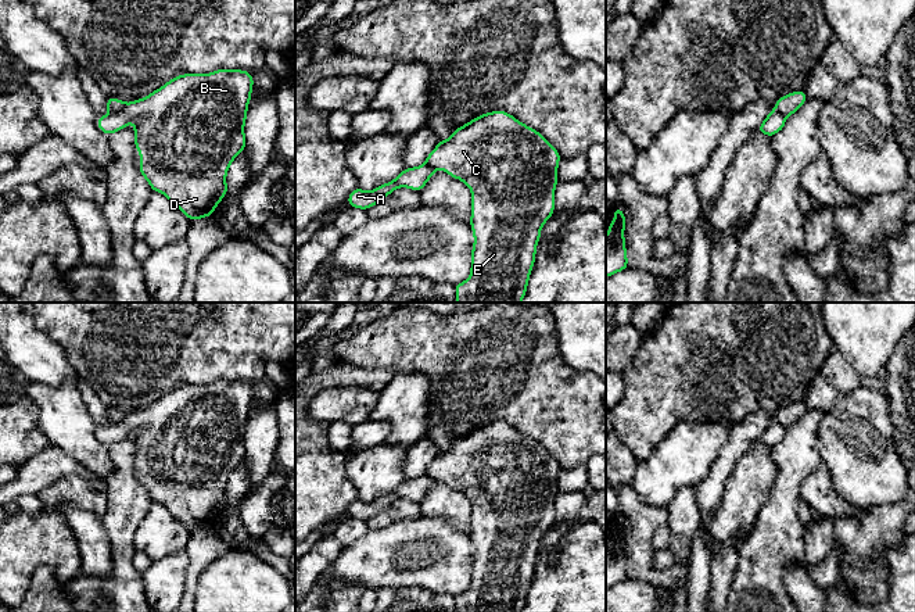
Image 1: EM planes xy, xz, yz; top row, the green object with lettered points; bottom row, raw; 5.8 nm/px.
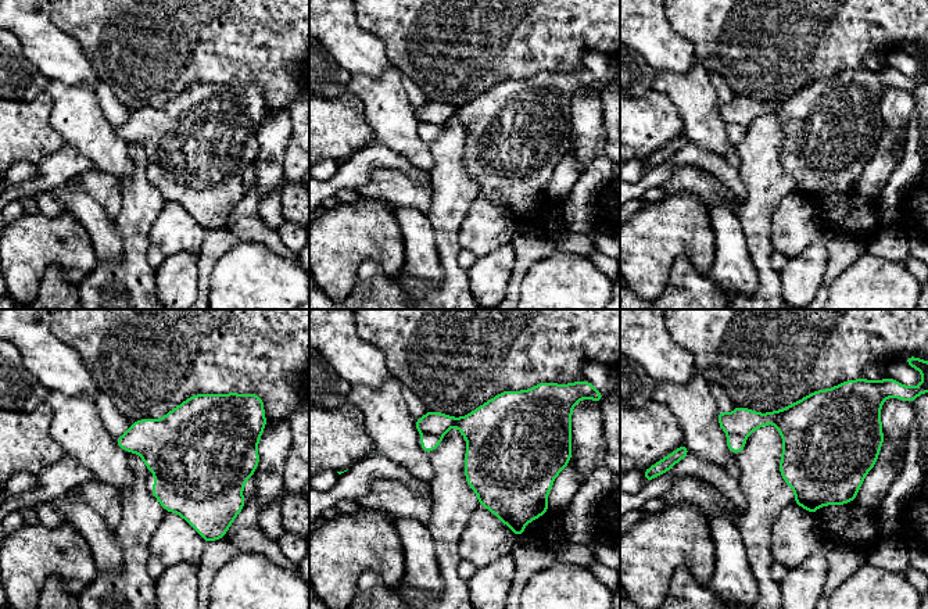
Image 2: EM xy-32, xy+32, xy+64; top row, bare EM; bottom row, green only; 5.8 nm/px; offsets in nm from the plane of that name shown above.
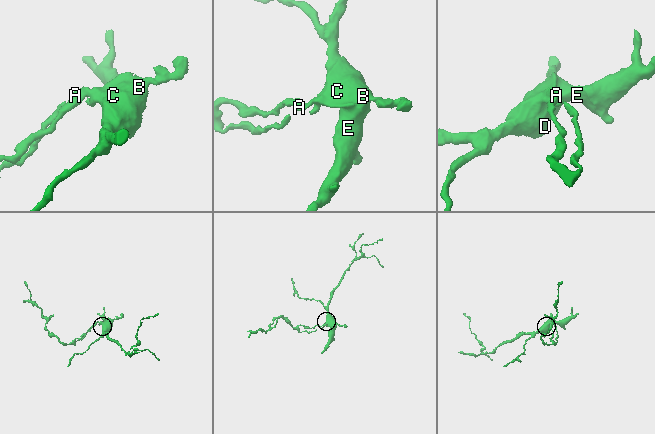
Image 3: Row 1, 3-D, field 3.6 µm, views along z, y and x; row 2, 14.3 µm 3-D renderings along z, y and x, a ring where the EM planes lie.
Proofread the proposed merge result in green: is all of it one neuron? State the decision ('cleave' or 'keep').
cleave

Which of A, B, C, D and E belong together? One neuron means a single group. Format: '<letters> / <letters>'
A / B C D E

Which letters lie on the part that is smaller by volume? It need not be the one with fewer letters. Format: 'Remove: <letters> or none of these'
Remove: A

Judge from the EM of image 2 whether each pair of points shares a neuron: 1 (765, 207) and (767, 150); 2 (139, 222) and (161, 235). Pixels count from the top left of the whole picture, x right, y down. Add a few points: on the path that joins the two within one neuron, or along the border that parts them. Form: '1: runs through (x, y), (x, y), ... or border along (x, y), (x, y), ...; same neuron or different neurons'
1: runs through (765, 193), (765, 164); same neuron
2: border along (167, 201), (151, 226), (150, 243); different neurons

